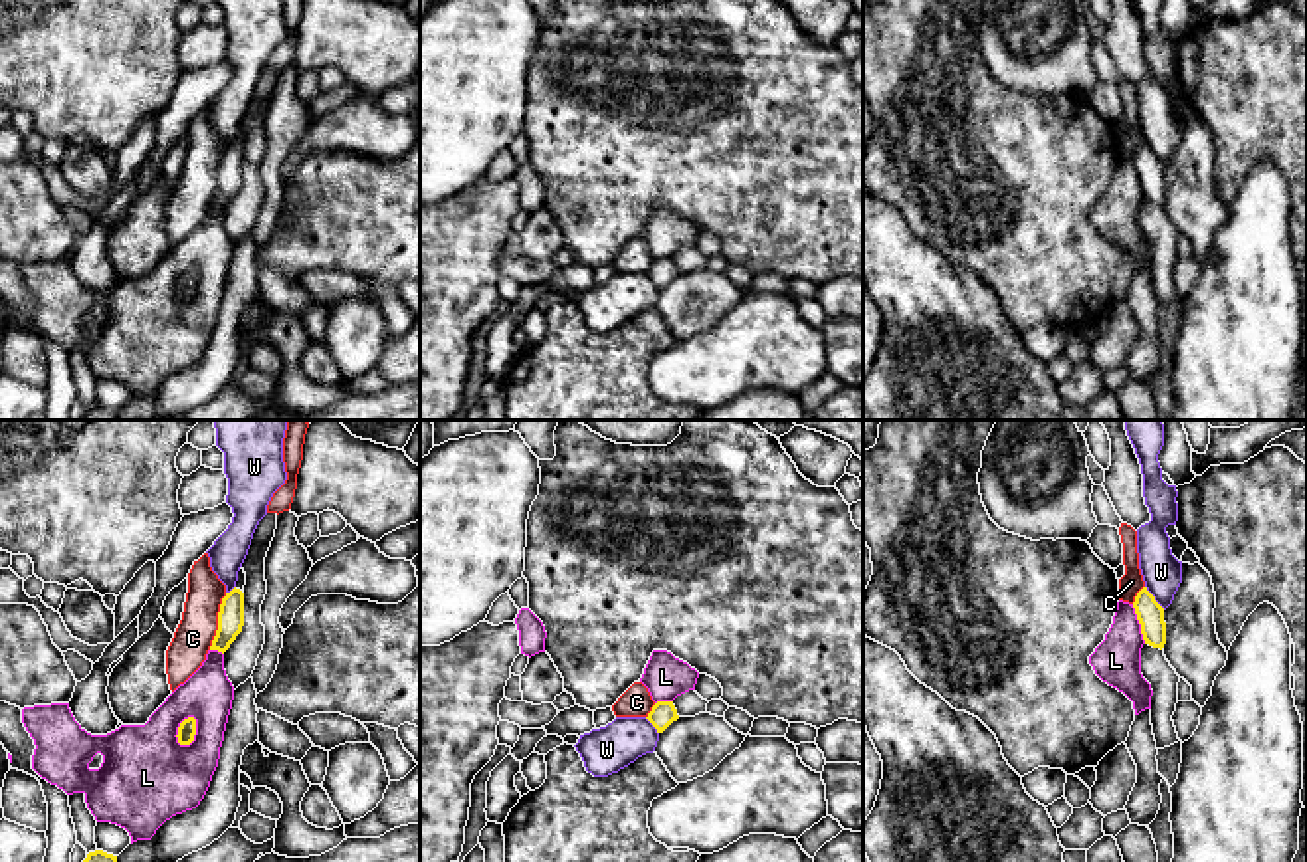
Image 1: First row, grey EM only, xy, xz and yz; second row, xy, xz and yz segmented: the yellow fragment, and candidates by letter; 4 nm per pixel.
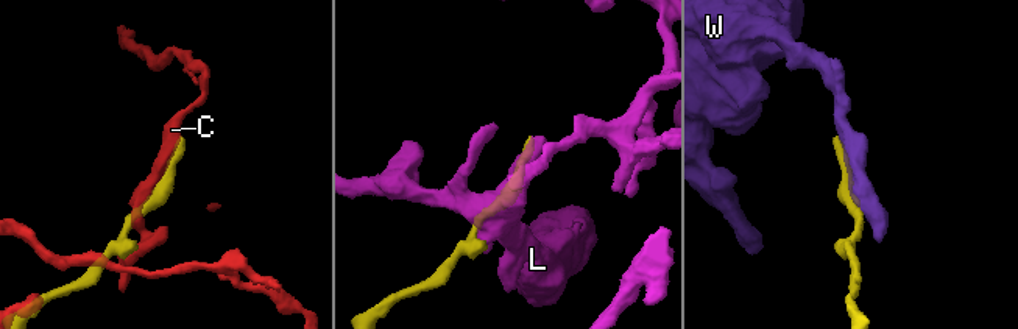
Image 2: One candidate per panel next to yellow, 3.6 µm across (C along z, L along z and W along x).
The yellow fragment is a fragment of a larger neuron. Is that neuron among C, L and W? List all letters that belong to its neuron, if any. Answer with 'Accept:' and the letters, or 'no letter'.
Accept: no letter

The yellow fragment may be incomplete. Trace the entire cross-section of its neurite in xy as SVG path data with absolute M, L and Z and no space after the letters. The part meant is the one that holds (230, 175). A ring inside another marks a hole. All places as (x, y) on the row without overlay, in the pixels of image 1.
M240 123L236 143L226 149L218 168L218 186L210 206L226 208L244 182L244 141L246 129Z

